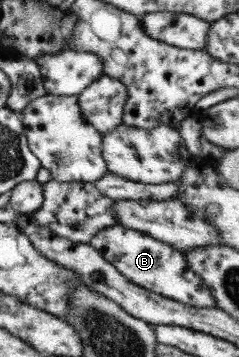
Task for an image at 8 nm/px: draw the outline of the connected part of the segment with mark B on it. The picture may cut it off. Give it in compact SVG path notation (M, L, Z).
M116 225L102 229L89 243L96 248L131 283L167 299L174 299L187 306L216 308L215 298L206 283L190 266L182 252L167 243L162 243L144 233Z

